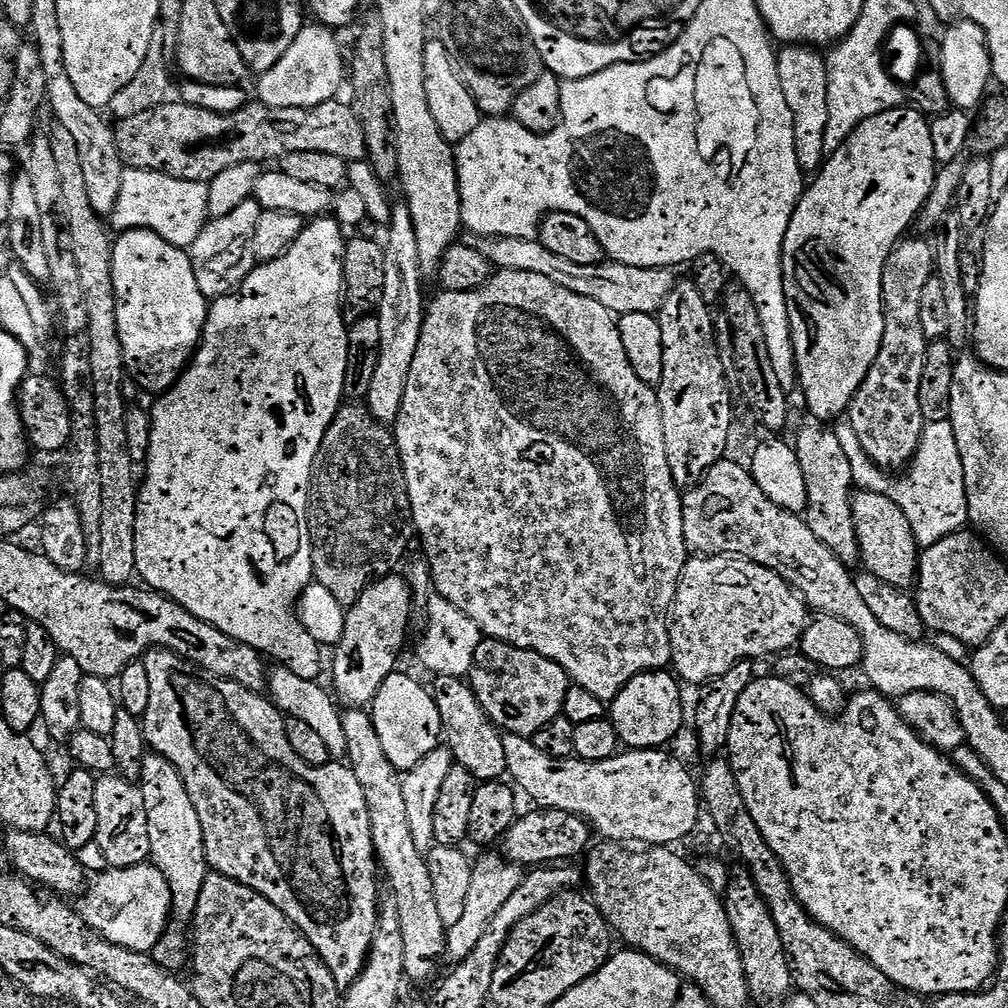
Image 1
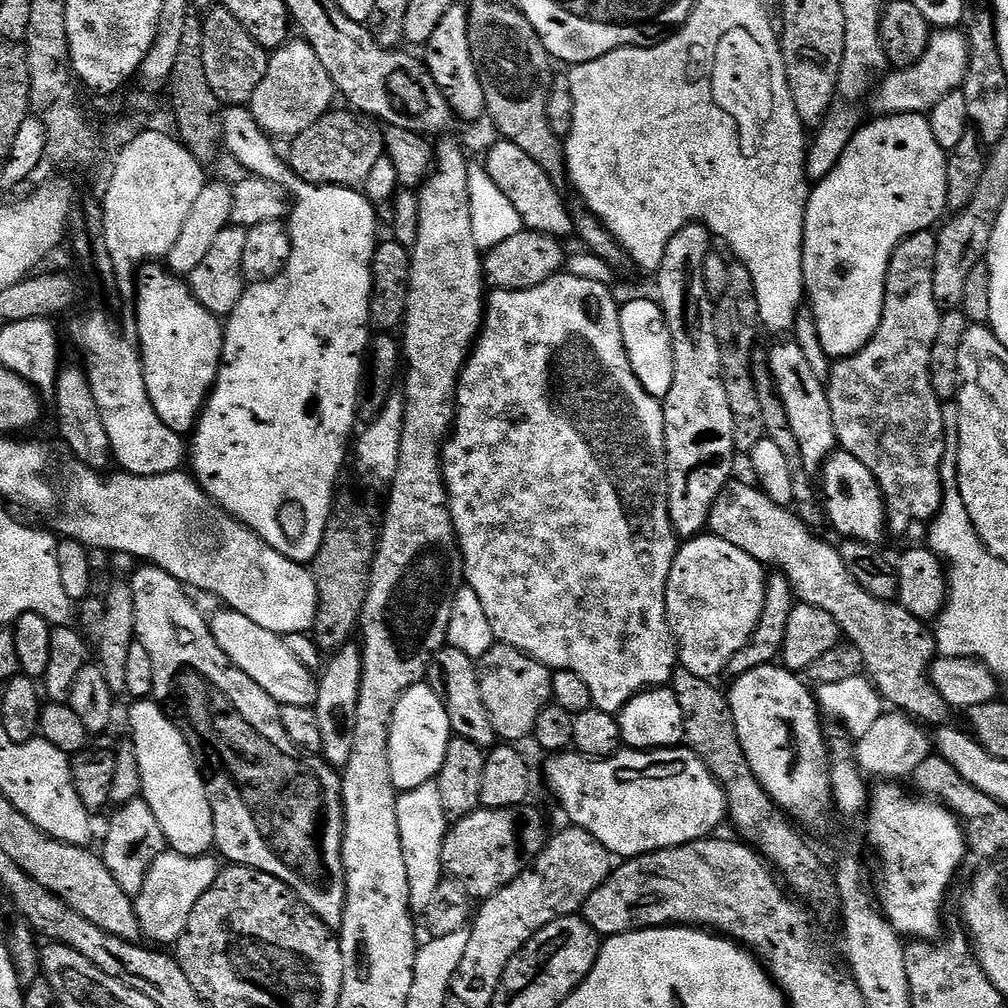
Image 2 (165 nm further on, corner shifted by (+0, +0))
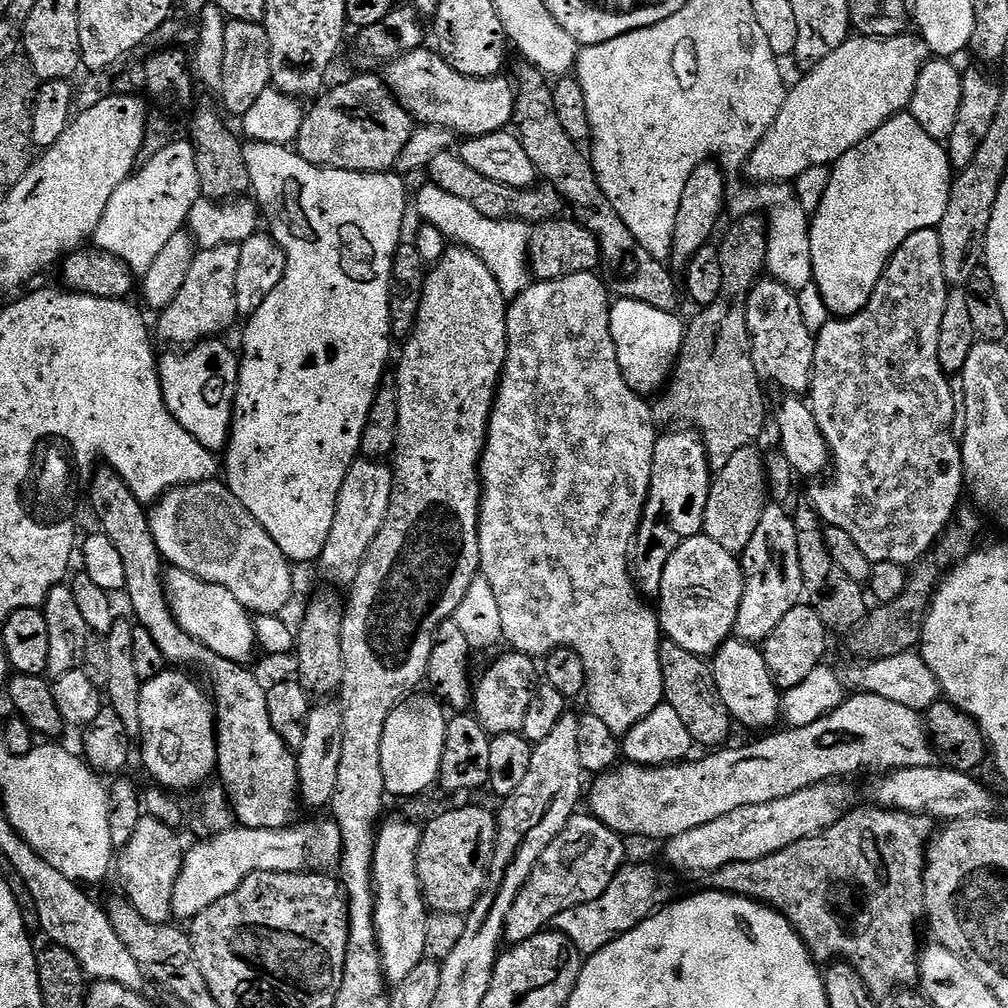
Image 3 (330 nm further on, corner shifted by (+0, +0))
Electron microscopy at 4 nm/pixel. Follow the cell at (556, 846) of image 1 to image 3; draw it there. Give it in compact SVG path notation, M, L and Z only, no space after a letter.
M452 808L441 816L436 816L423 825L418 846L418 882L420 895L432 912L458 914L464 916L478 902L480 891L484 888L486 865L492 858L496 845L496 816L484 808Z

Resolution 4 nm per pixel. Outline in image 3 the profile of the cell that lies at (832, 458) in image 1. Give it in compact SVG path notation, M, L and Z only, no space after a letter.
M761 278L746 298L748 337L752 343L754 370L765 381L773 380L788 394L804 394L810 387L815 335L806 330L797 293L782 282Z

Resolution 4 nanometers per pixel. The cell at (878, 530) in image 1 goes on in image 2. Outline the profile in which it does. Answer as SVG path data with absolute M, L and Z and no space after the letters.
M843 450L833 452L818 473L818 496L824 505L827 523L844 540L861 540L864 544L879 545L886 533L887 516L884 495L870 470Z

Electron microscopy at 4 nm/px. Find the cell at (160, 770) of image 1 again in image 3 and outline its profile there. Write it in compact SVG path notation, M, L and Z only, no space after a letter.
M165 670L162 674L158 674L158 678L153 680L146 680L141 683L140 686L140 705L138 706L138 714L140 715L140 734L138 737L138 756L144 759L144 768L153 776L155 783L159 787L173 793L173 794L184 794L187 788L193 788L193 790L199 789L201 786L207 785L208 780L213 779L214 773L216 772L216 714L214 711L214 705L210 699L209 693L205 691L199 683L195 684L191 680L189 673L184 670Z

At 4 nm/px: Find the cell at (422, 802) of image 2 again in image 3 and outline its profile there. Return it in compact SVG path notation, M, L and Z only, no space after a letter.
M385 819L379 825L376 834L376 849L372 863L372 883L376 894L376 909L374 910L374 926L376 927L376 944L380 948L380 966L384 970L384 979L389 985L395 986L404 981L406 974L414 970L420 961L425 959L426 922L430 909L420 895L418 882L418 846L420 845L421 825L411 824L408 820Z

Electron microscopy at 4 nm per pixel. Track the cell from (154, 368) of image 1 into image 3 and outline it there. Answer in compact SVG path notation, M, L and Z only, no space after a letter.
M213 338L210 340L201 340L200 343L191 345L181 356L163 356L158 360L158 371L160 373L160 385L162 386L162 394L166 406L170 410L170 414L182 426L182 430L186 430L186 434L190 434L207 450L207 452L214 452L217 454L223 453L228 446L228 437L232 434L232 409L236 407L236 383L240 377L240 361L237 353L232 353L226 345L223 344L223 339Z

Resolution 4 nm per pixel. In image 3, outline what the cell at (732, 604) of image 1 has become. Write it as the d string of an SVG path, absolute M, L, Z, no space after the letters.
M698 535L690 538L686 542L682 542L682 546L678 546L678 550L674 550L674 554L670 558L670 562L666 562L666 570L662 574L662 586L658 597L658 615L660 618L660 627L663 635L669 640L678 642L678 646L682 646L682 650L690 650L690 654L711 658L716 655L716 651L722 647L724 643L736 631L736 619L738 618L738 606L742 602L742 590L744 589L744 570L741 561L735 555L726 550L722 550L722 546L718 546L718 542L714 542L706 535Z

